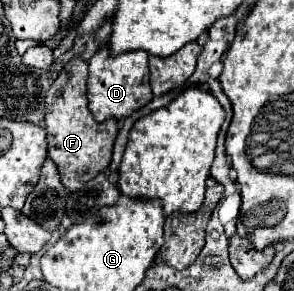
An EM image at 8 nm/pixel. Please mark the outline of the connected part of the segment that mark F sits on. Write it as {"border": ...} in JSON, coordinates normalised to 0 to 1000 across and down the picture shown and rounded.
{"border":[[[248,196],[201,244],[153,333],[153,443],[167,485],[167,540],[187,553],[207,622],[228,656],[269,649],[310,608],[344,595],[378,560],[384,485],[405,450],[398,409],[364,409],[350,423],[323,416],[296,368],[296,210]]]}

